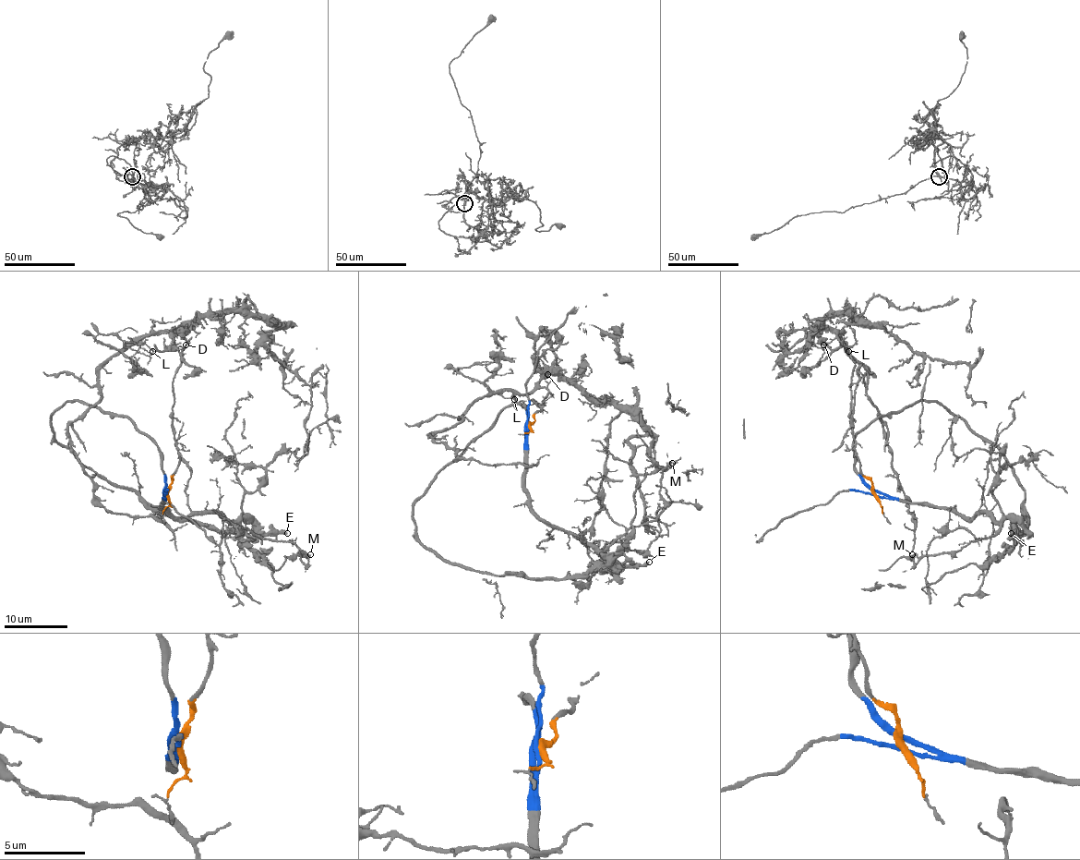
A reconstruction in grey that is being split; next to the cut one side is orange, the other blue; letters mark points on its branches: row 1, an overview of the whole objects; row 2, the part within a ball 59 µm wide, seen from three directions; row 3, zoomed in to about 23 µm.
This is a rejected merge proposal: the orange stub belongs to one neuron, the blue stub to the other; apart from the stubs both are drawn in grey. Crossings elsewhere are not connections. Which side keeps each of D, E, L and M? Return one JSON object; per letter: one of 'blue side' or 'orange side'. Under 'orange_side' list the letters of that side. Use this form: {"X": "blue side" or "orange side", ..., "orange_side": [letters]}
{"D": "orange side", "E": "blue side", "L": "orange side", "M": "blue side", "orange_side": ["D", "L"]}

